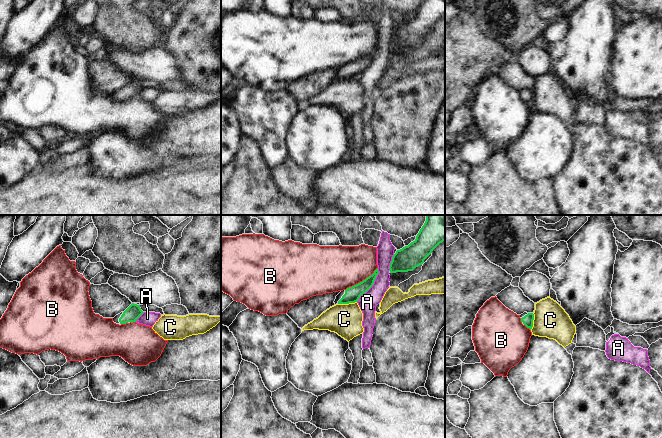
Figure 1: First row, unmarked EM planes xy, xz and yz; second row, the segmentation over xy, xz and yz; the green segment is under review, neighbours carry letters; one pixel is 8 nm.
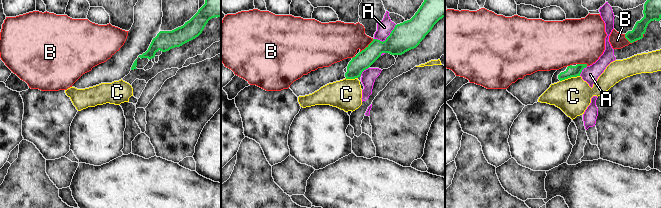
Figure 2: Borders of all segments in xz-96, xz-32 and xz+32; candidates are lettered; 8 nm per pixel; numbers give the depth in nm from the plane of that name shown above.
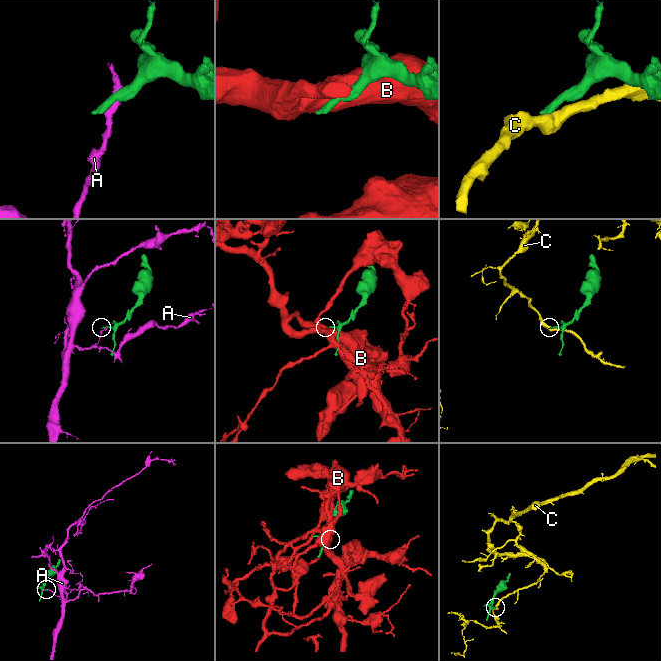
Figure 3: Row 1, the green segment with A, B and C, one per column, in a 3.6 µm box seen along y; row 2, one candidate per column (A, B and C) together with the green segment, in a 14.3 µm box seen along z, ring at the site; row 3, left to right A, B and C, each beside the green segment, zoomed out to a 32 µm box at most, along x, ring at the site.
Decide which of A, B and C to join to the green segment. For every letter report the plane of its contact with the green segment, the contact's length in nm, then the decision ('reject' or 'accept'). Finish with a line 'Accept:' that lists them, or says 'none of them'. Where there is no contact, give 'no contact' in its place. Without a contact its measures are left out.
A: contact in xz; length 320 nm; reject
B: contact in xz; length 320 nm; reject
C: contact in xz; length 150 nm; reject
Accept: none of them

